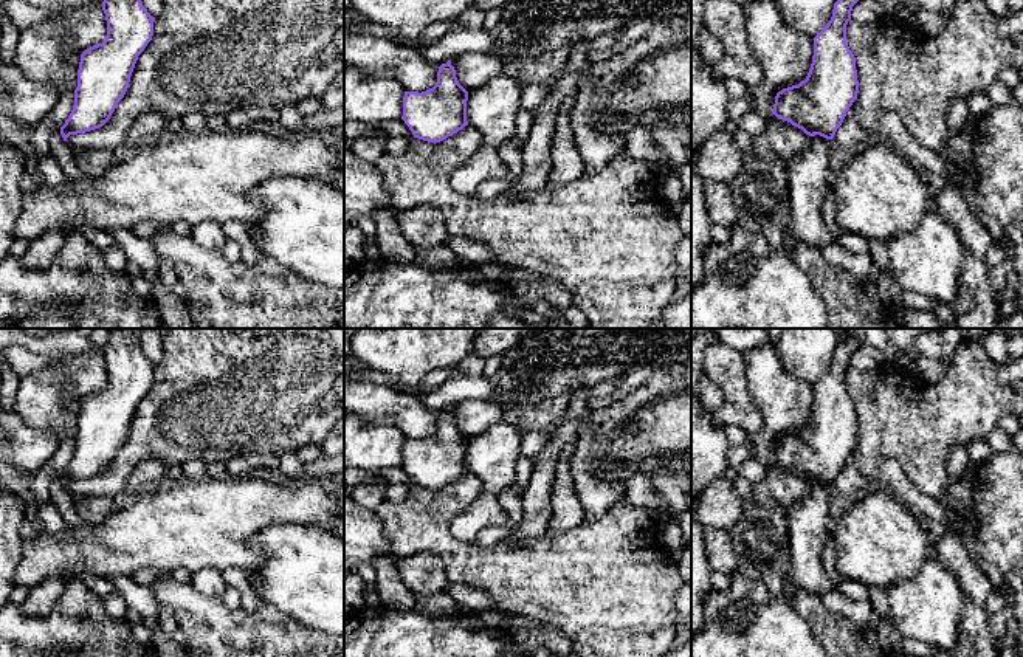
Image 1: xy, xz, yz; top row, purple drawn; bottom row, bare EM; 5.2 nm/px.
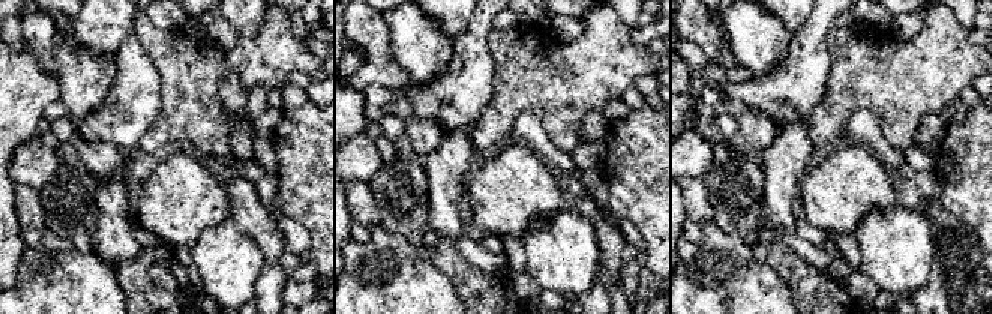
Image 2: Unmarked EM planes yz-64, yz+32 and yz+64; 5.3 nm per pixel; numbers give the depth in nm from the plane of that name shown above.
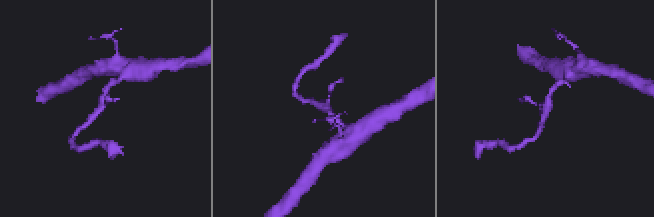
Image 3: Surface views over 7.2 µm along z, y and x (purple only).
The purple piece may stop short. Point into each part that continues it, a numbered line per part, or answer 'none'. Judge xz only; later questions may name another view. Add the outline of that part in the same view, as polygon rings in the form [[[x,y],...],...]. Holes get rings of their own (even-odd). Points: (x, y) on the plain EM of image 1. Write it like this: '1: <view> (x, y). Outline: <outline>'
none

